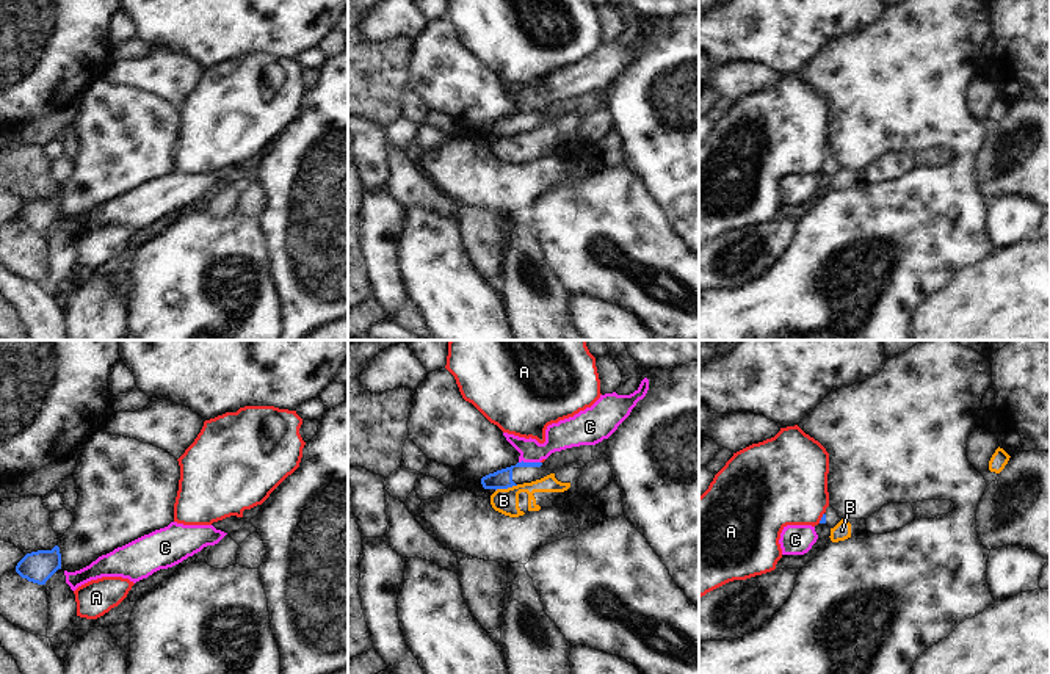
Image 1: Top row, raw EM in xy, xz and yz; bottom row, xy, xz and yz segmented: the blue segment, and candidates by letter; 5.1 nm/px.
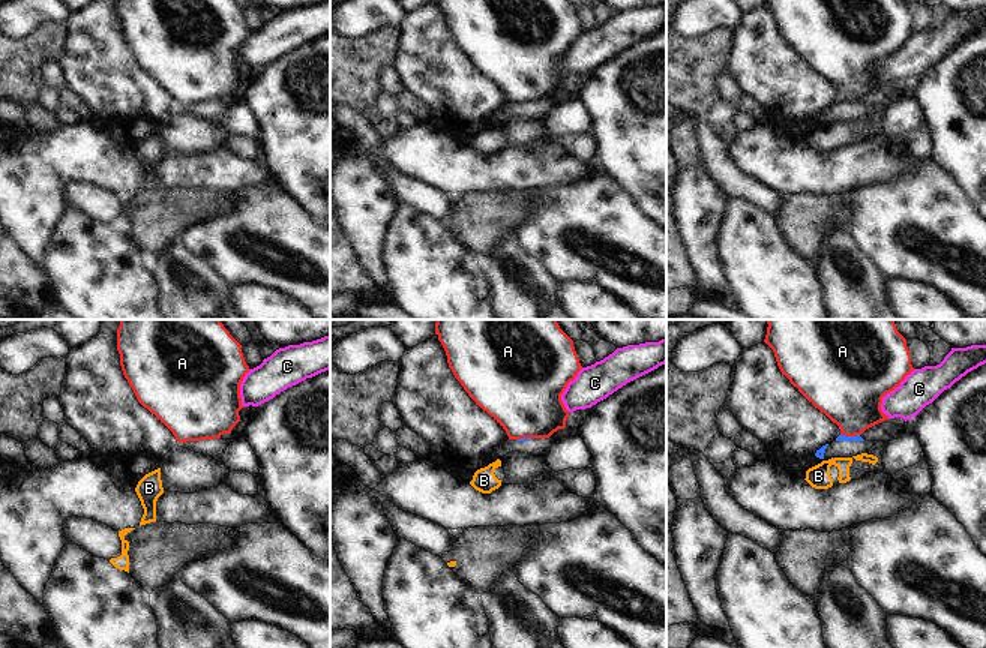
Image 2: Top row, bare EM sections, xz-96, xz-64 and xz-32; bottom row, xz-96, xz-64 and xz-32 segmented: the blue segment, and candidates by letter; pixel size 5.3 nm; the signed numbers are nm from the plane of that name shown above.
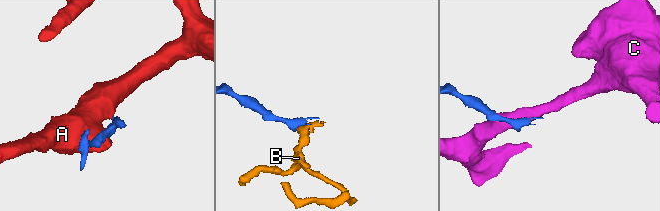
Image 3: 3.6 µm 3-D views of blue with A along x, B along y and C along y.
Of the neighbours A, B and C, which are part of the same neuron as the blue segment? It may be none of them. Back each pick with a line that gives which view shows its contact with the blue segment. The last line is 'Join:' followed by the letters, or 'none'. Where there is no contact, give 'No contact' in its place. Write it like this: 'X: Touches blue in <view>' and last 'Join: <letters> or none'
Join: none

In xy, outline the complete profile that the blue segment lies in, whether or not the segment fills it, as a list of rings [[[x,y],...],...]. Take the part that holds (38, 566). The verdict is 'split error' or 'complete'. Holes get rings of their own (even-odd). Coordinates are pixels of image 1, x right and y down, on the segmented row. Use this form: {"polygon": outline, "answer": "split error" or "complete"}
{"polygon": [[[60,547],[27,553],[16,566],[16,572],[28,582],[45,585],[45,582],[61,569]]], "answer": "complete"}

